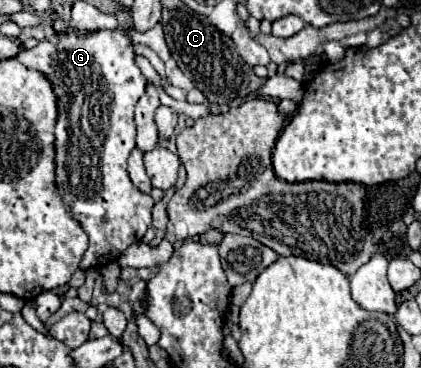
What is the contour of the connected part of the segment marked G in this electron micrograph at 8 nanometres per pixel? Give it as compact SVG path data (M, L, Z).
M96 31L90 37L58 33L16 57L26 67L48 75L54 85L58 99L56 187L90 241L80 261L82 271L116 261L150 227L154 199L136 189L126 171L126 159L136 147L134 105L146 89L130 43L122 31Z

